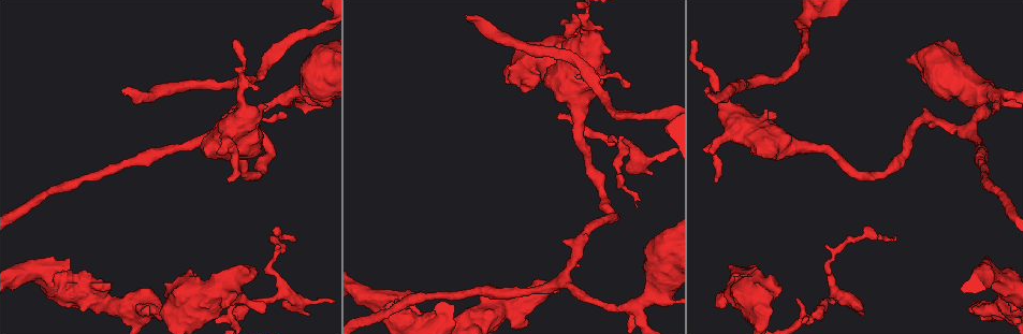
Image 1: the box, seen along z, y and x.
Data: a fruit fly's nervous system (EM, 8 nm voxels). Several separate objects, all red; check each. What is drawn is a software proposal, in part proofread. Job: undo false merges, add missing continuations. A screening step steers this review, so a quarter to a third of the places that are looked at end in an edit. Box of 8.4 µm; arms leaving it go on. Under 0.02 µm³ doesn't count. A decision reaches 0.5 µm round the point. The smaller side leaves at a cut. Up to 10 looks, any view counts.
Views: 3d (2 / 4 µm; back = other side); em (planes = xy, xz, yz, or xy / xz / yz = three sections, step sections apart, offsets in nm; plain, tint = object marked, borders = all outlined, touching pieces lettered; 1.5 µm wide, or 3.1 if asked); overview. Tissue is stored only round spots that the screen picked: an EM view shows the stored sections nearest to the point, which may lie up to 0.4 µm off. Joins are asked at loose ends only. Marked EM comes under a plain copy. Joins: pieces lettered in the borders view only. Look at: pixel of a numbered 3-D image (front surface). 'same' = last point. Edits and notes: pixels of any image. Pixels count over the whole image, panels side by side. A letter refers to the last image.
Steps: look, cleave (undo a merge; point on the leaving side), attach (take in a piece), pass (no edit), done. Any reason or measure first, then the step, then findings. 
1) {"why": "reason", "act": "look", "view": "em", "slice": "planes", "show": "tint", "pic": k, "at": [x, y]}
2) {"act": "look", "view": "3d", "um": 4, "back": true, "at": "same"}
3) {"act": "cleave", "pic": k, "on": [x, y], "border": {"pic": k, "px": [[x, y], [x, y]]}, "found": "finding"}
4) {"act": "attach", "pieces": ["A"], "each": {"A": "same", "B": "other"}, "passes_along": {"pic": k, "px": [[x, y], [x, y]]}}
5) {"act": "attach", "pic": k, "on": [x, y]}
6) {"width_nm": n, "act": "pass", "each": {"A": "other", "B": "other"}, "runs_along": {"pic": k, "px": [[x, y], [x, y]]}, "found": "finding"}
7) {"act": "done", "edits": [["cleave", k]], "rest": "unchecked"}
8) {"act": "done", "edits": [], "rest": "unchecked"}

{"why": "thick end", "act": "look", "view": "3d", "um": 4, "back": true, "pic": 1, "at": [974, 302]}

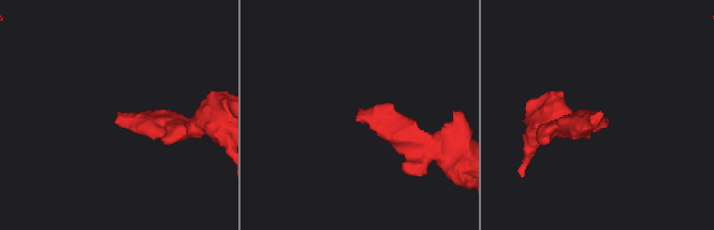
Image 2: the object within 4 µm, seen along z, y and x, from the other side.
{"act": "look", "view": "em", "slice": "planes", "show": "tint", "pic": 2, "at": [602, 114]}

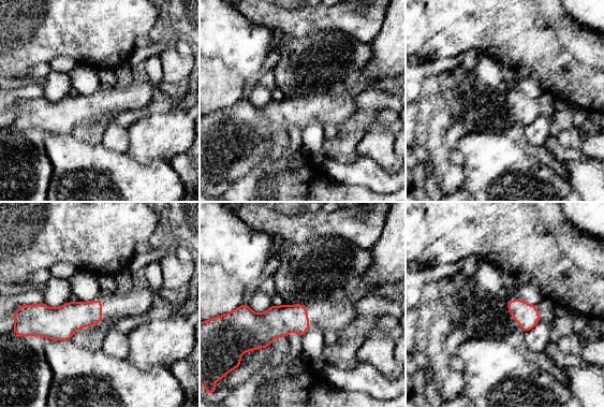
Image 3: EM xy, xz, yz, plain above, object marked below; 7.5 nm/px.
{"why": "what lies round it", "act": "look", "view": "em", "slice": "planes", "show": "borders", "at": "same"}

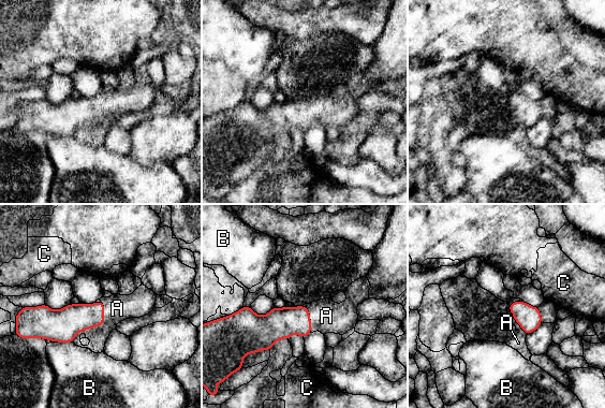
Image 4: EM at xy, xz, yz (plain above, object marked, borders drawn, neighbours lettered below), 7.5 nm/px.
{"longest_contact_nm": ["A", 400], "act": "attach", "pic": 4, "on": [117, 308], "each": {"A": "same", "B": "other", "C": "other"}, "found": "it goes on there"}

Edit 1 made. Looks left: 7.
{"act": "look", "view": "em", "slice": "xy", "step": 4, "show": "borders", "pic": 1, "at": [229, 179]}

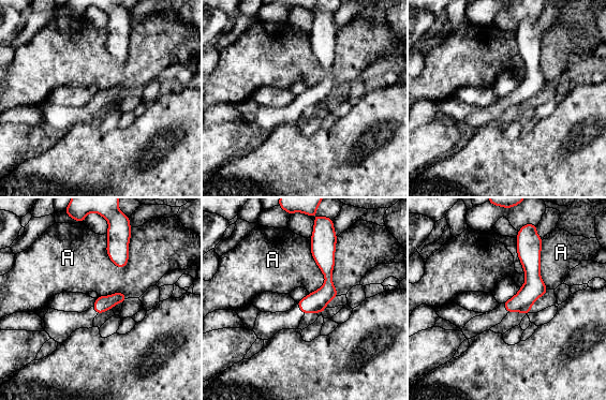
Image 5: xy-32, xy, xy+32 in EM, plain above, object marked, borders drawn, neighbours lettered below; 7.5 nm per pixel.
{"why": "another direction", "act": "look", "view": "em", "slice": "planes", "show": "borders", "at": "same"}

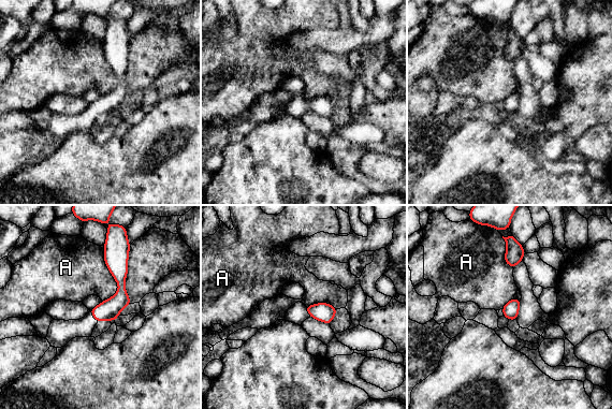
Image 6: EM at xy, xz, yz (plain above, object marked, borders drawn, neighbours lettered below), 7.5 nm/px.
{"width_nm": 120, "act": "pass", "each": {"A": "other"}, "border": {"pic": 6, "px": [[102, 246], [117, 283], [102, 302]]}, "found": "none of them fits"}

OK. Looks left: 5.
{"why": "end of a long branch", "act": "look", "view": "3d", "um": 2, "pic": 1, "at": [465, 15]}

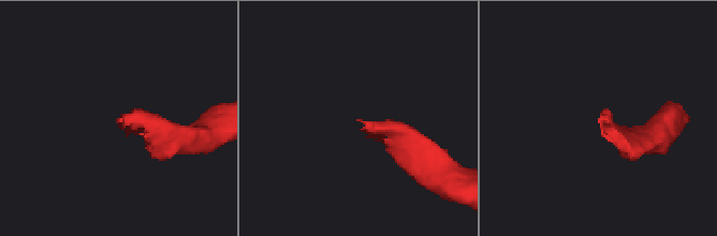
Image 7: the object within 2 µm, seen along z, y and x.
{"why": "now the EM", "act": "look", "view": "em", "slice": "planes", "show": "borders", "pic": 7, "at": [117, 118]}

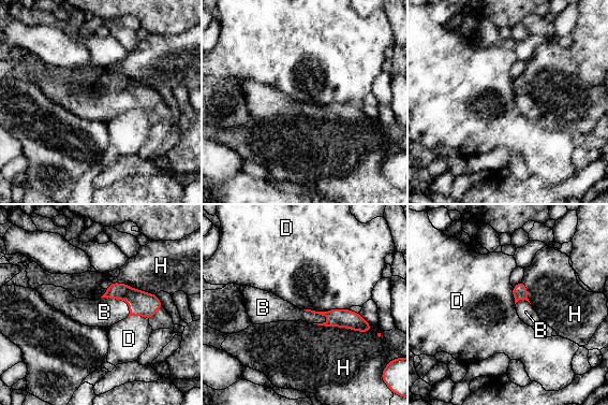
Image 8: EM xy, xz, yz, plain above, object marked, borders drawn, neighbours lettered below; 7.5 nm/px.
{"act": "attach", "pic": 8, "on": [283, 311], "each": {"B": "same", "D": "other", "H": "other"}, "passes_along": {"pic": 8, "px": [[343, 318], [316, 313], [283, 311]]}, "found": "it goes on there"}

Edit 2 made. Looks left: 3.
{"why": "stops while still wide", "act": "look", "view": "3d", "um": 4, "back": true, "pic": 1, "at": [265, 310]}

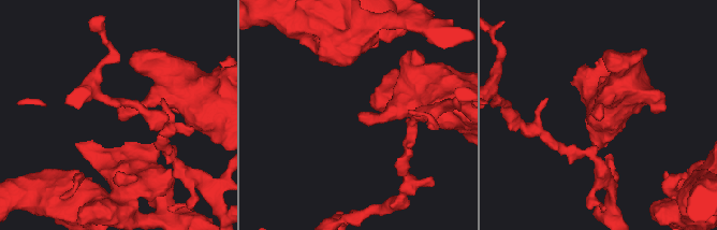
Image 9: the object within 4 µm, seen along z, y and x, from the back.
{"why": "need the tissue", "act": "look", "view": "em", "slice": "planes", "show": "tint", "pic": 9, "at": [121, 120]}

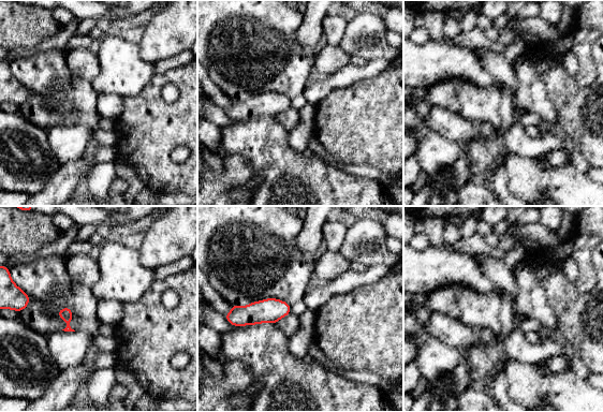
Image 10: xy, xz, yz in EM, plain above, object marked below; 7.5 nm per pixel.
{"why": "see the neighbours", "act": "look", "view": "em", "slice": "planes", "show": "borders", "at": "same"}

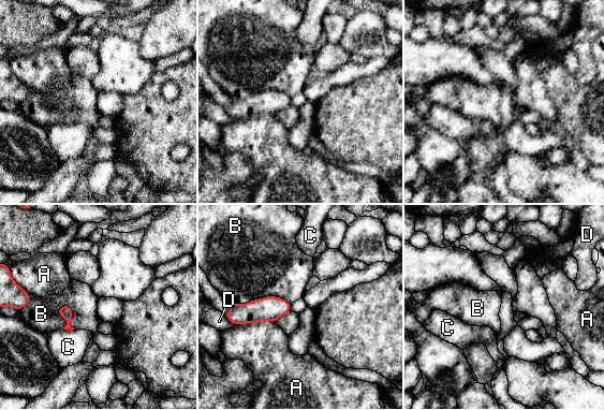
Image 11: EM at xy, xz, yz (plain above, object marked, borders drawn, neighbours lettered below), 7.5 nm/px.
{"act": "pass", "each": {"A": "other", "B": "other", "C": "other", "D": "other"}, "border": {"pic": 11, "px": [[62, 327], [74, 330]]}, "found": "none of them fits"}

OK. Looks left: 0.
{"act": "done", "edits": [["attach", 4], ["attach", 8]], "rest": "unchecked"}

